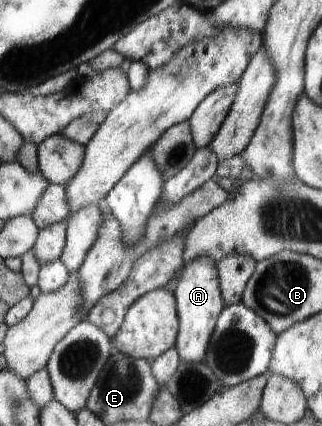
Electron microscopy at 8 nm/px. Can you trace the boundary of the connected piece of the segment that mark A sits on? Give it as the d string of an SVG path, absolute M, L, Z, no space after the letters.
M208 258L184 264L183 272L175 287L175 301L178 303L179 333L174 347L181 362L204 363L209 351L209 342L215 333L218 315L222 313L222 290L216 275L215 263Z

